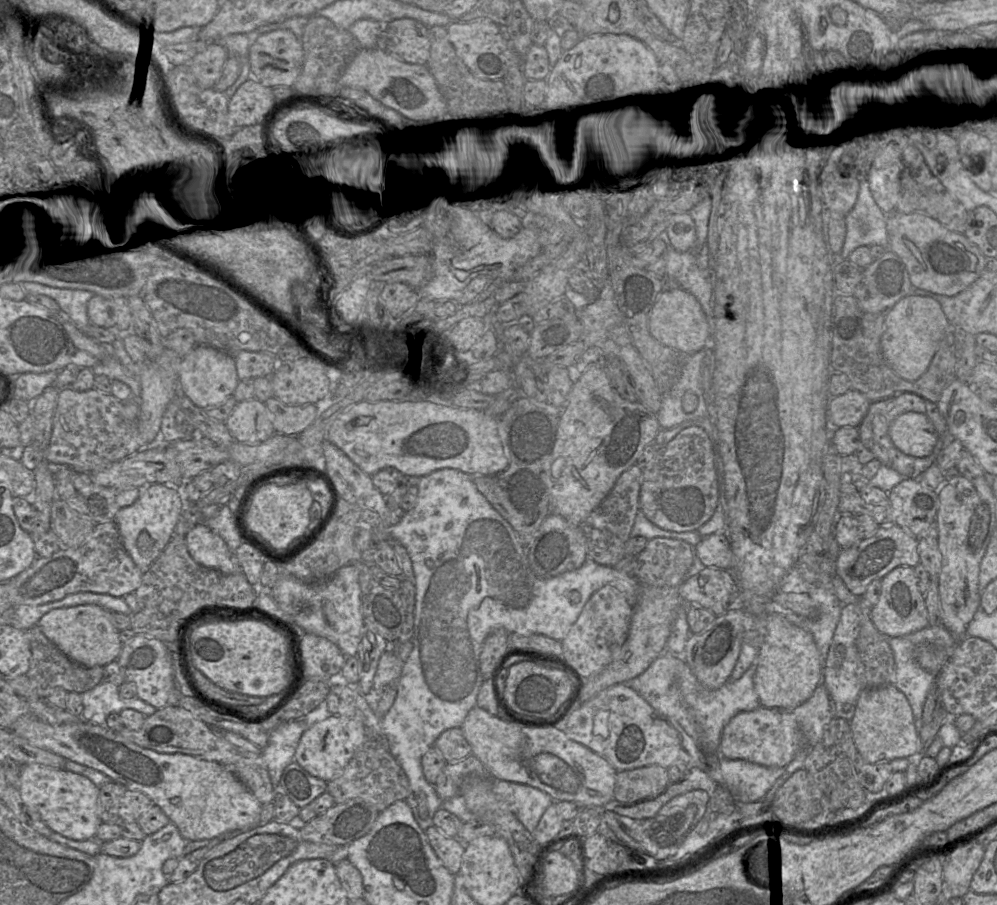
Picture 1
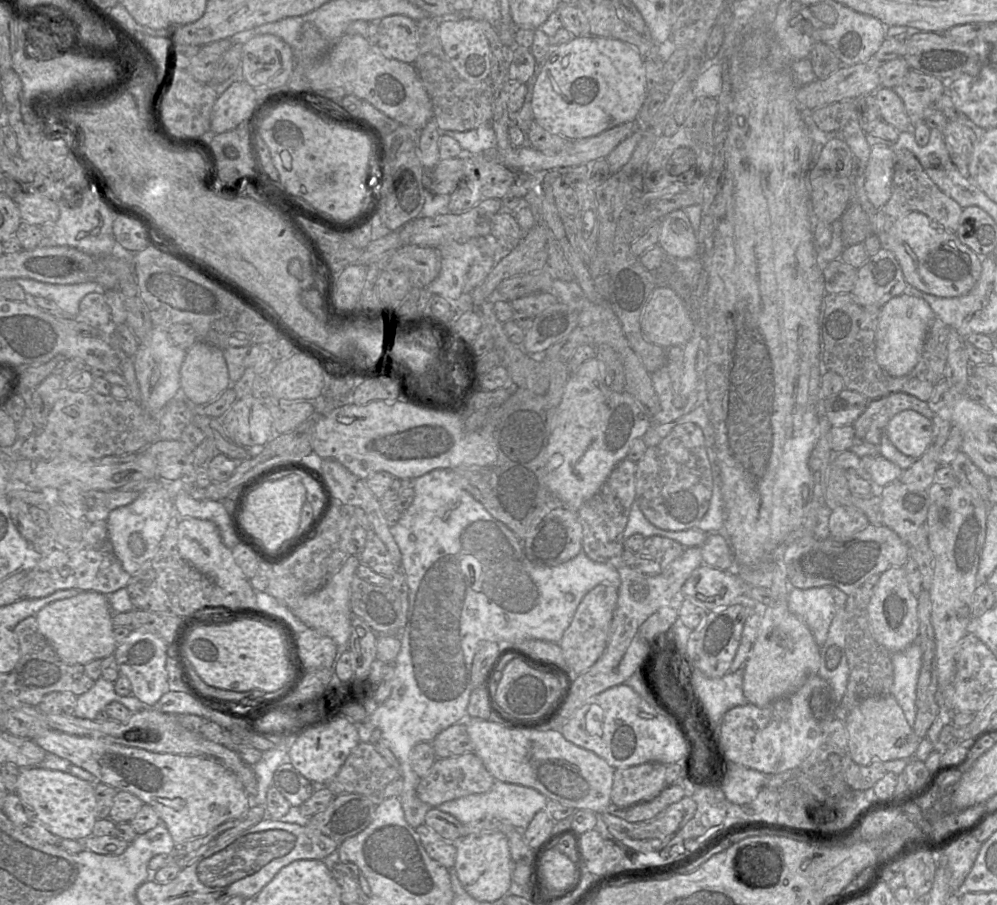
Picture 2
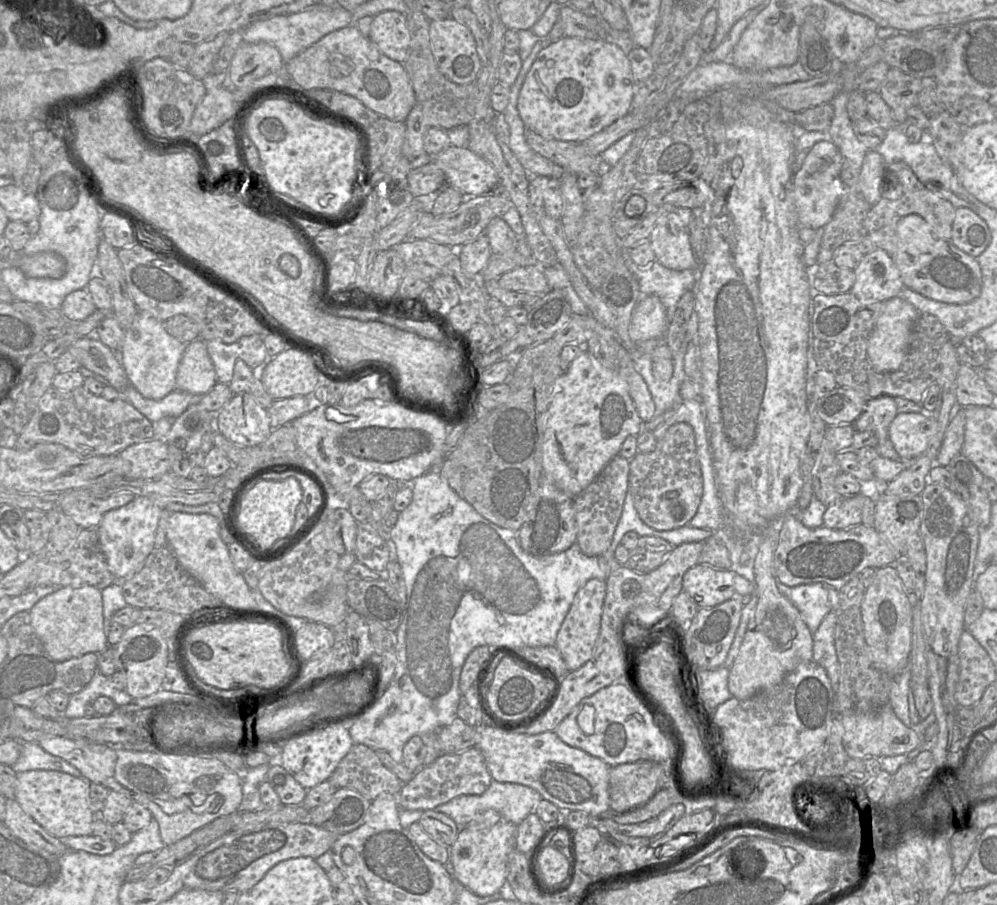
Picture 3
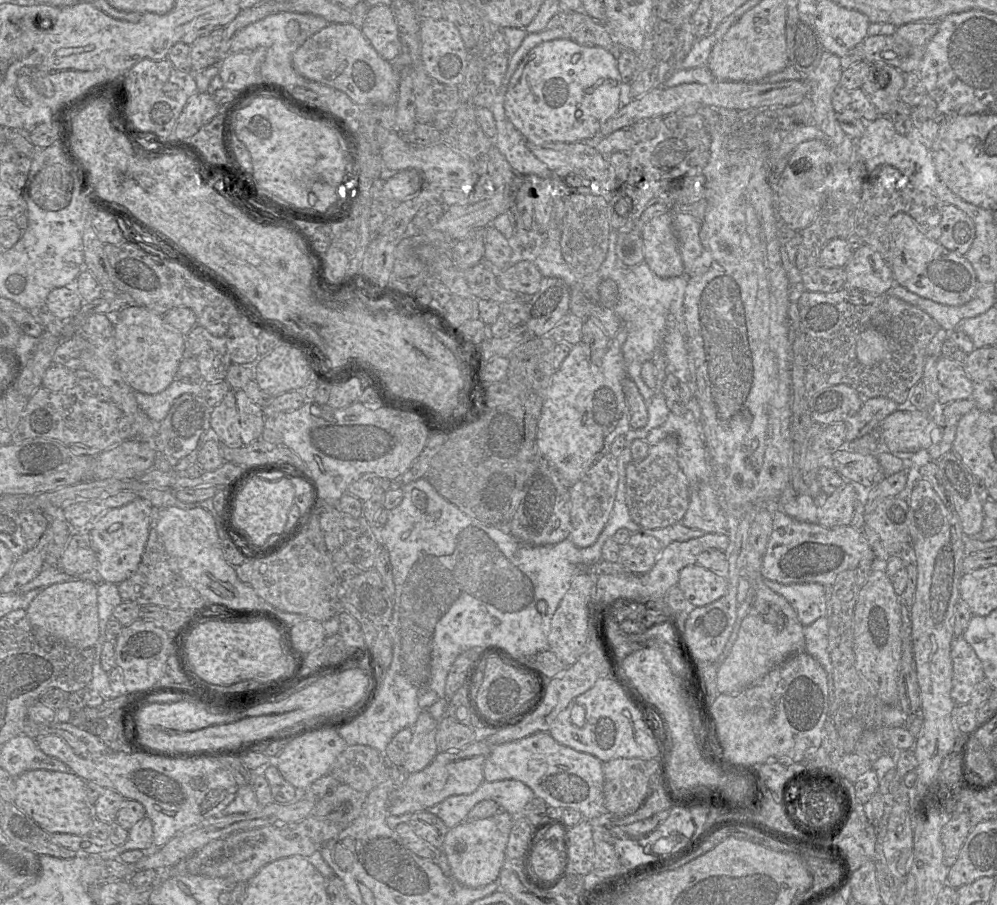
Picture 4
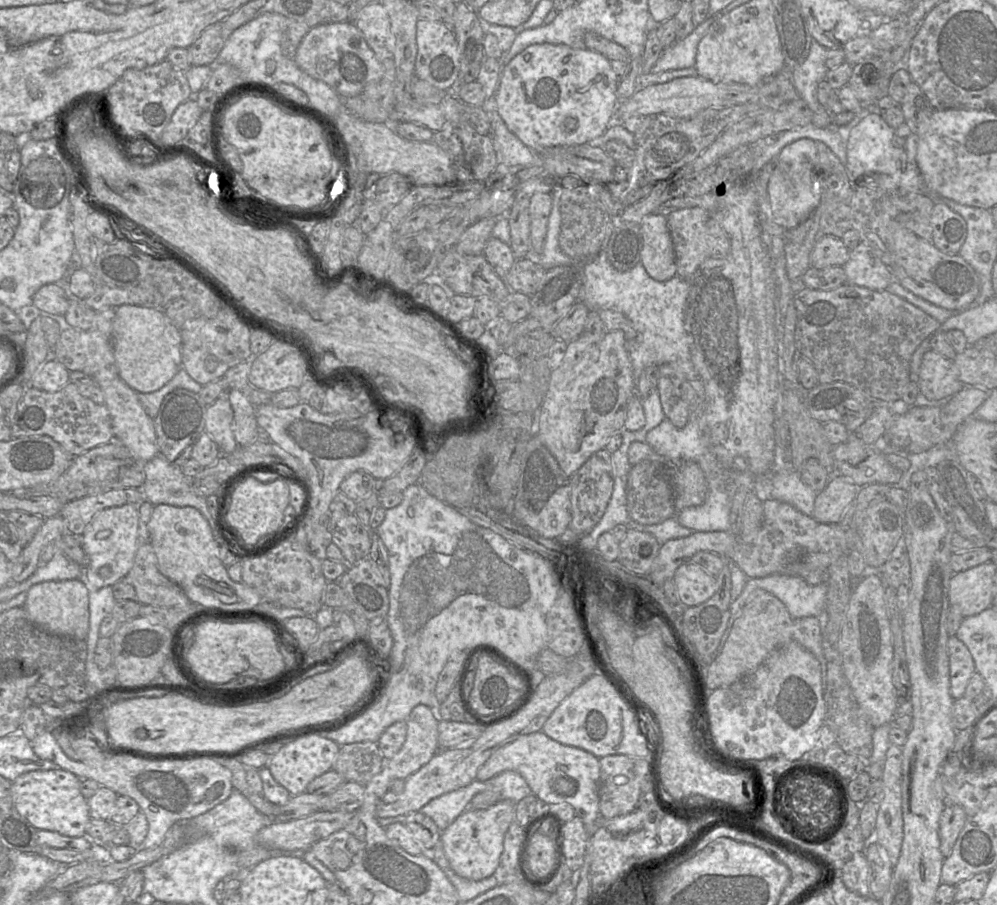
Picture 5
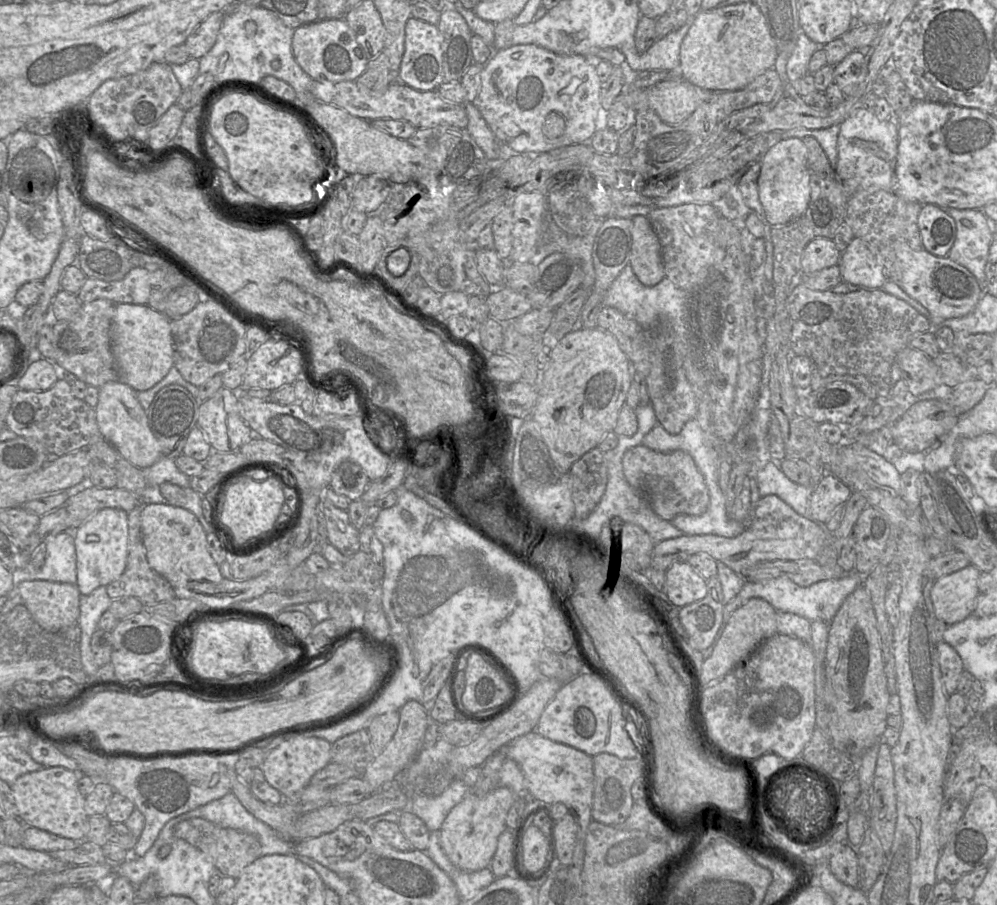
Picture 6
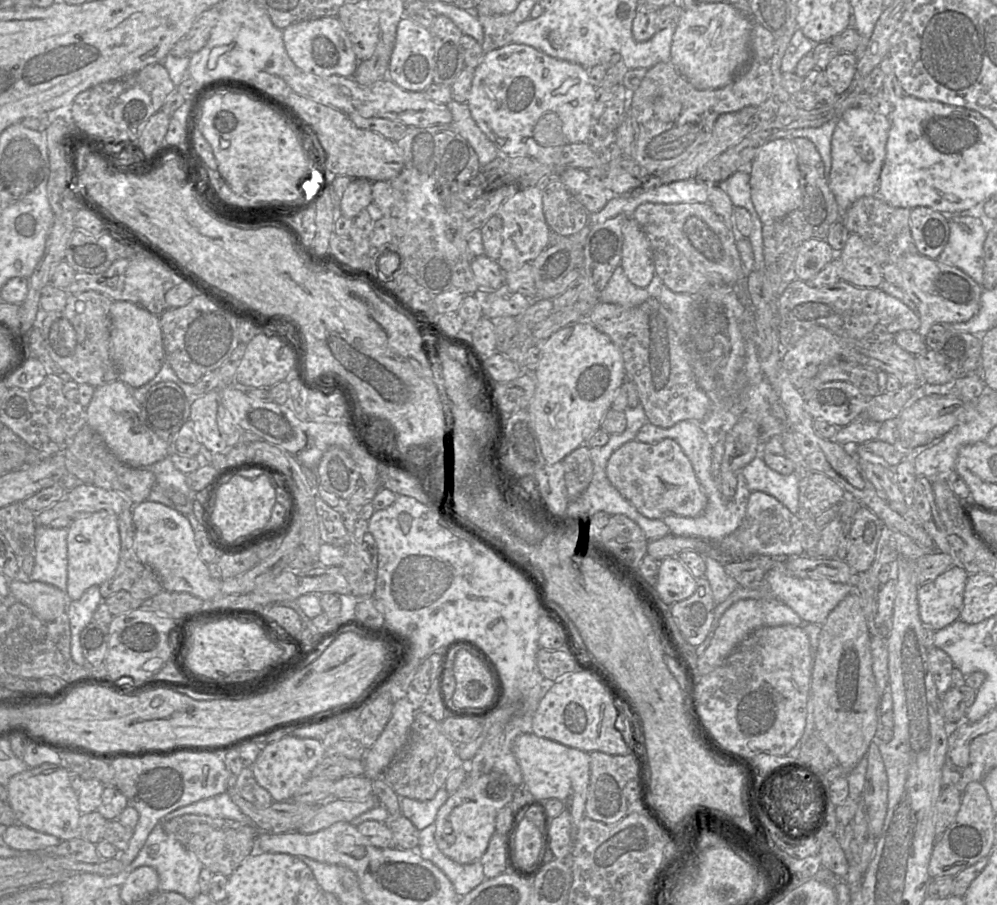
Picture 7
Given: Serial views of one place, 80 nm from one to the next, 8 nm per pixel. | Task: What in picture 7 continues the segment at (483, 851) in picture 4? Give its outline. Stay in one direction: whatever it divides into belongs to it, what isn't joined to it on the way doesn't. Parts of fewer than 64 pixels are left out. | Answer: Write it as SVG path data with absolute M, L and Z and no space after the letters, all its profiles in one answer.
M504 772L468 773L460 787L450 794L446 802L440 807L434 821L435 841L442 853L460 864L479 861L487 850L491 837L496 832L496 816L512 800L515 787L516 785Z

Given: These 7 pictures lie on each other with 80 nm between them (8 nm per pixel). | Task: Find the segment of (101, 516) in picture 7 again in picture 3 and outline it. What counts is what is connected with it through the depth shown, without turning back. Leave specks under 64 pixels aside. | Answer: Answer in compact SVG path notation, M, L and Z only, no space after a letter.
M136 496L131 502L108 511L96 528L100 548L117 581L127 580L138 573L154 547L162 508L148 497Z

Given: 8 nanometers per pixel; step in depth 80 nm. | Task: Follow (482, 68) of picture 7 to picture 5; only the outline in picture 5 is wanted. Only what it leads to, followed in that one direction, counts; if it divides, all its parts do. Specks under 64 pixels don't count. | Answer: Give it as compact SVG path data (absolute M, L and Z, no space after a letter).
M533 44L528 46L523 51L518 53L502 70L499 83L497 85L494 100L499 112L499 115L505 122L507 128L515 134L527 147L534 152L541 149L547 149L555 146L573 146L590 142L597 138L608 129L608 123L616 114L616 106L618 106L617 87L619 83L619 76L612 70L610 60L604 55L587 49L587 48L572 48L565 44Z

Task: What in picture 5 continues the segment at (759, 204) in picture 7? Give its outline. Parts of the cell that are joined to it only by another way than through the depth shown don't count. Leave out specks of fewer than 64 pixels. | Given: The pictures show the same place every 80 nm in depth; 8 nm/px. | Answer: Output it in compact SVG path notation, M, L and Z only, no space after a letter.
M803 138L788 144L772 164L773 172L767 183L772 219L780 226L792 229L807 219L820 202L821 185L816 141Z

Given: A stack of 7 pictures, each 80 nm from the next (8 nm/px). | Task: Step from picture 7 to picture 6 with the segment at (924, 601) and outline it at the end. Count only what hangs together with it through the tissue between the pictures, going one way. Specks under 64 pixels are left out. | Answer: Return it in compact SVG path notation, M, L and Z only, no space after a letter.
M969 565L935 580L930 597L937 618L950 626L973 615L981 571Z

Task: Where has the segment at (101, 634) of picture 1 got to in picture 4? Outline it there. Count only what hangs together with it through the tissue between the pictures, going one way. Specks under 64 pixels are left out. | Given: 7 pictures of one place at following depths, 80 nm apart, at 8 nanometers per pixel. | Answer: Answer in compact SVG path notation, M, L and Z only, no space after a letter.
M73 579L44 588L26 609L35 634L45 634L52 639L75 648L92 648L100 636L97 584Z

